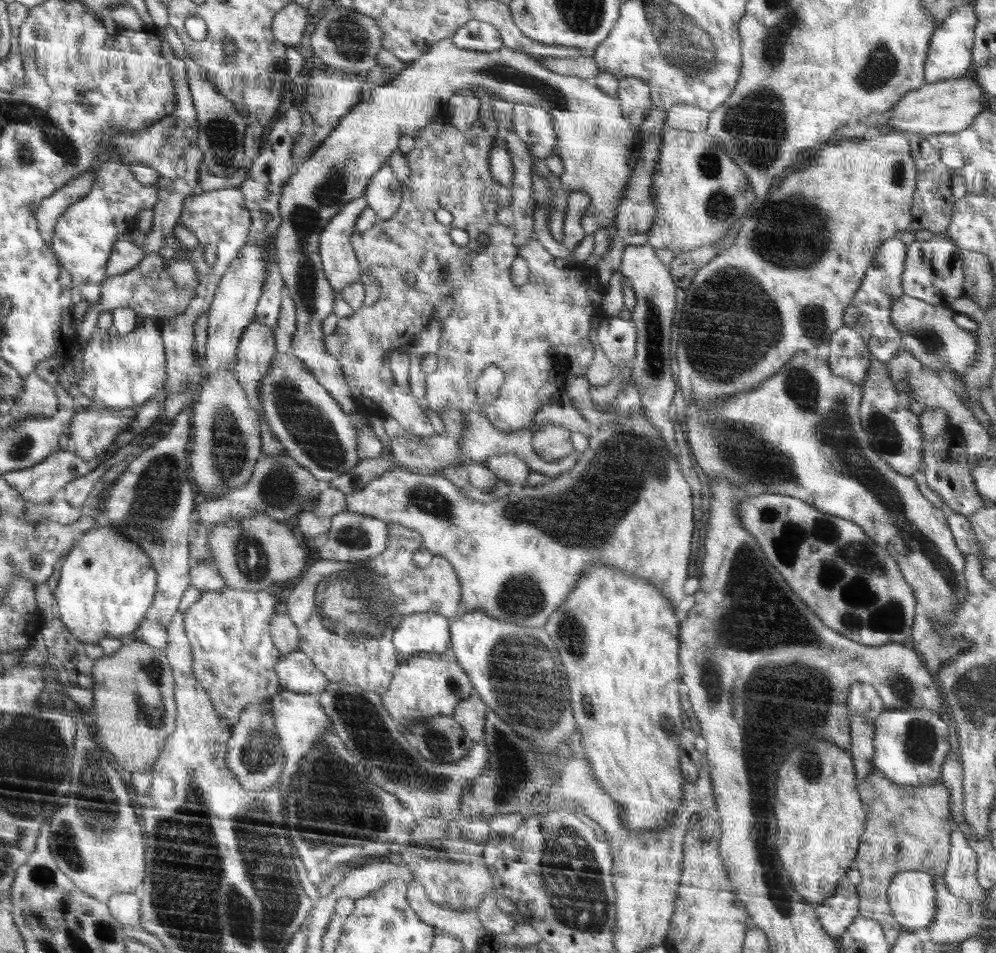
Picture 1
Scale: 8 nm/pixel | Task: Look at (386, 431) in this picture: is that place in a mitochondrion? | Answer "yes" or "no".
no

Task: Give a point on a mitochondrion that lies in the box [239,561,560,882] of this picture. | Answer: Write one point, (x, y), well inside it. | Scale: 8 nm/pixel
(329, 802)

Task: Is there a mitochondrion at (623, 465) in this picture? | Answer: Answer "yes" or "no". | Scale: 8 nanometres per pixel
yes

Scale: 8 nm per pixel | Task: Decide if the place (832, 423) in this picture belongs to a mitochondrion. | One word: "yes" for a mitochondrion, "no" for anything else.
yes

